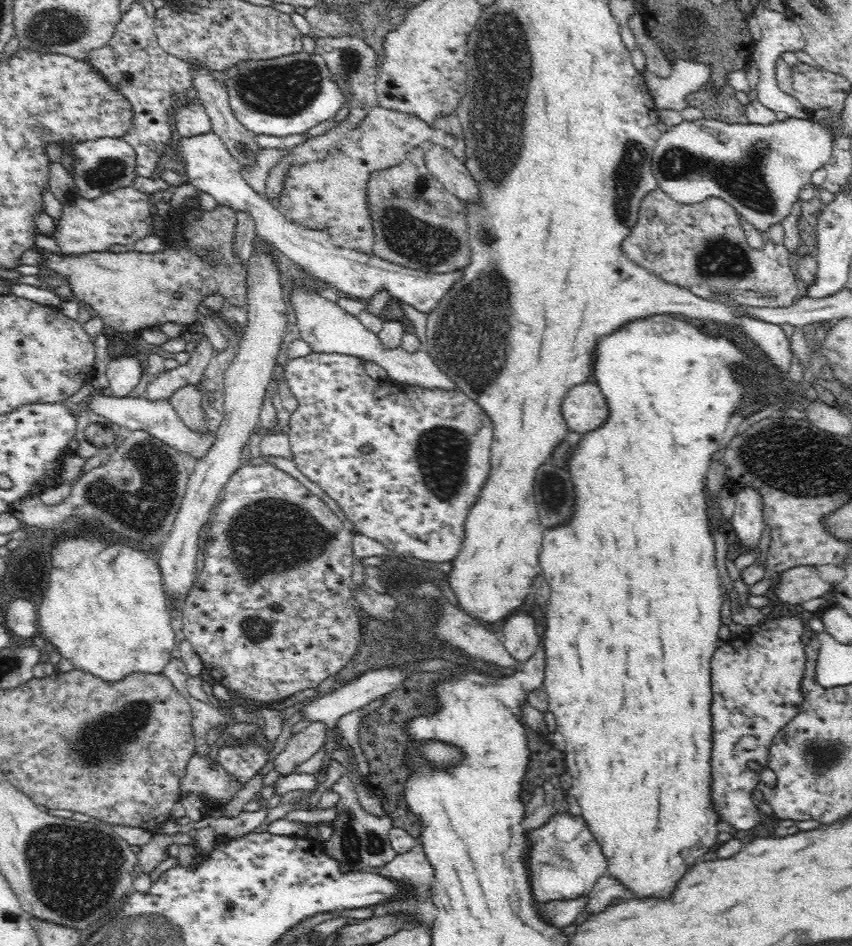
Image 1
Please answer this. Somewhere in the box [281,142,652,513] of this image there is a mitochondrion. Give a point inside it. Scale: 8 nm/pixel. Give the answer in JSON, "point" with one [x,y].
{"point":[444,456]}

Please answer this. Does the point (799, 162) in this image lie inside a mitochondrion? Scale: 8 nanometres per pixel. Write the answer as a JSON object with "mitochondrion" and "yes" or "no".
{"mitochondrion":"no"}

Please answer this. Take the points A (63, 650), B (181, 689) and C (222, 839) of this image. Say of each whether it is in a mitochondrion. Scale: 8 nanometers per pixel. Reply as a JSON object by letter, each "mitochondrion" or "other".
{"A":"other","B":"other","C":"other"}

